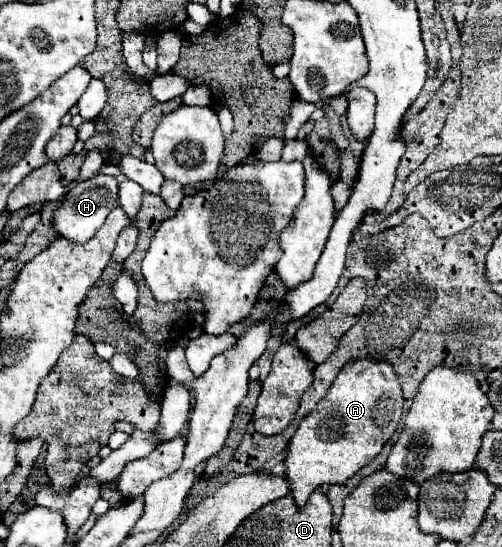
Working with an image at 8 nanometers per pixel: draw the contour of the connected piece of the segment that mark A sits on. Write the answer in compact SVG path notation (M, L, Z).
M347 363L331 383L319 405L303 417L289 441L285 455L285 477L289 495L299 507L323 485L341 485L363 469L391 439L403 411L403 393L397 375L387 363Z

